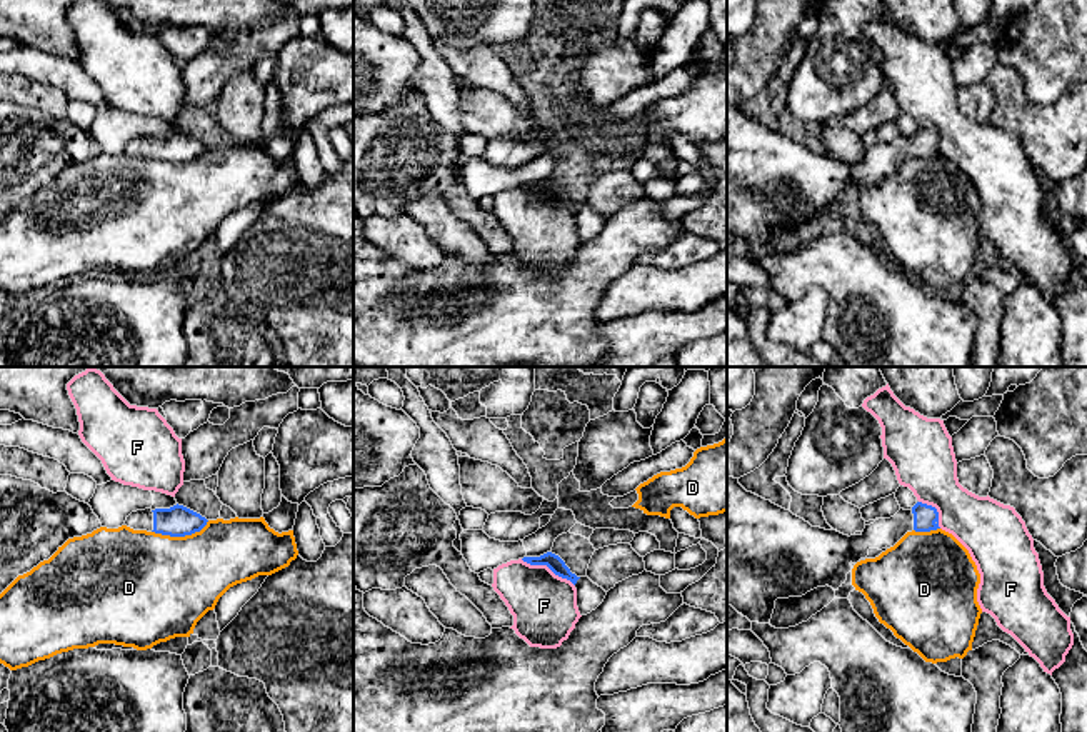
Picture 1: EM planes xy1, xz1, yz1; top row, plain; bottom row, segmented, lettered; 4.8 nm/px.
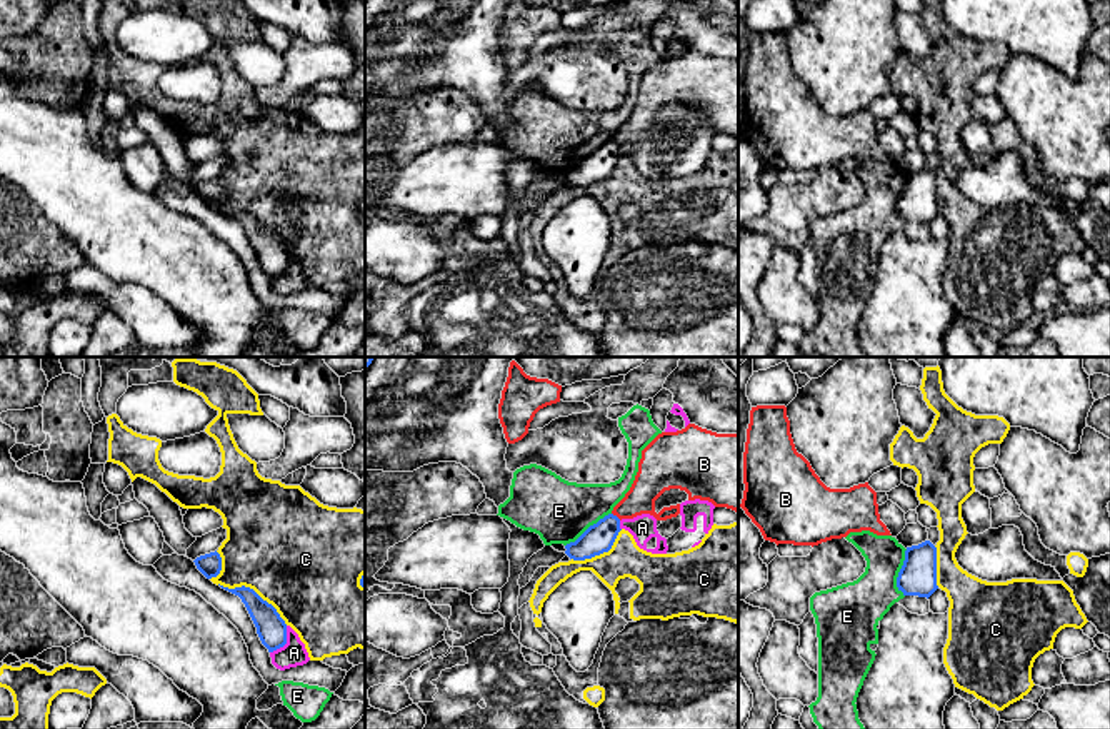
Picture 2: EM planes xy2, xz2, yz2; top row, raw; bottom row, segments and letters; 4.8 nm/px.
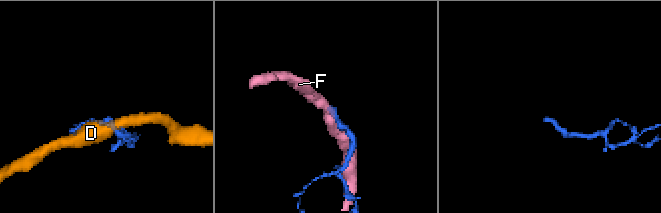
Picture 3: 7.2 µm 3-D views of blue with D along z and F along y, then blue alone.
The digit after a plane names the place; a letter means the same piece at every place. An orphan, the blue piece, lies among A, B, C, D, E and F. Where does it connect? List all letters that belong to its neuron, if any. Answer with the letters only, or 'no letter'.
no letter

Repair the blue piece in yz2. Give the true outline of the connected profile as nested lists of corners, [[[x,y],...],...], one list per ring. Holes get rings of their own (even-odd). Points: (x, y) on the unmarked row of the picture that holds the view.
[[[925,167],[907,173],[905,187],[897,204],[903,222],[930,224],[937,215],[937,173]]]

